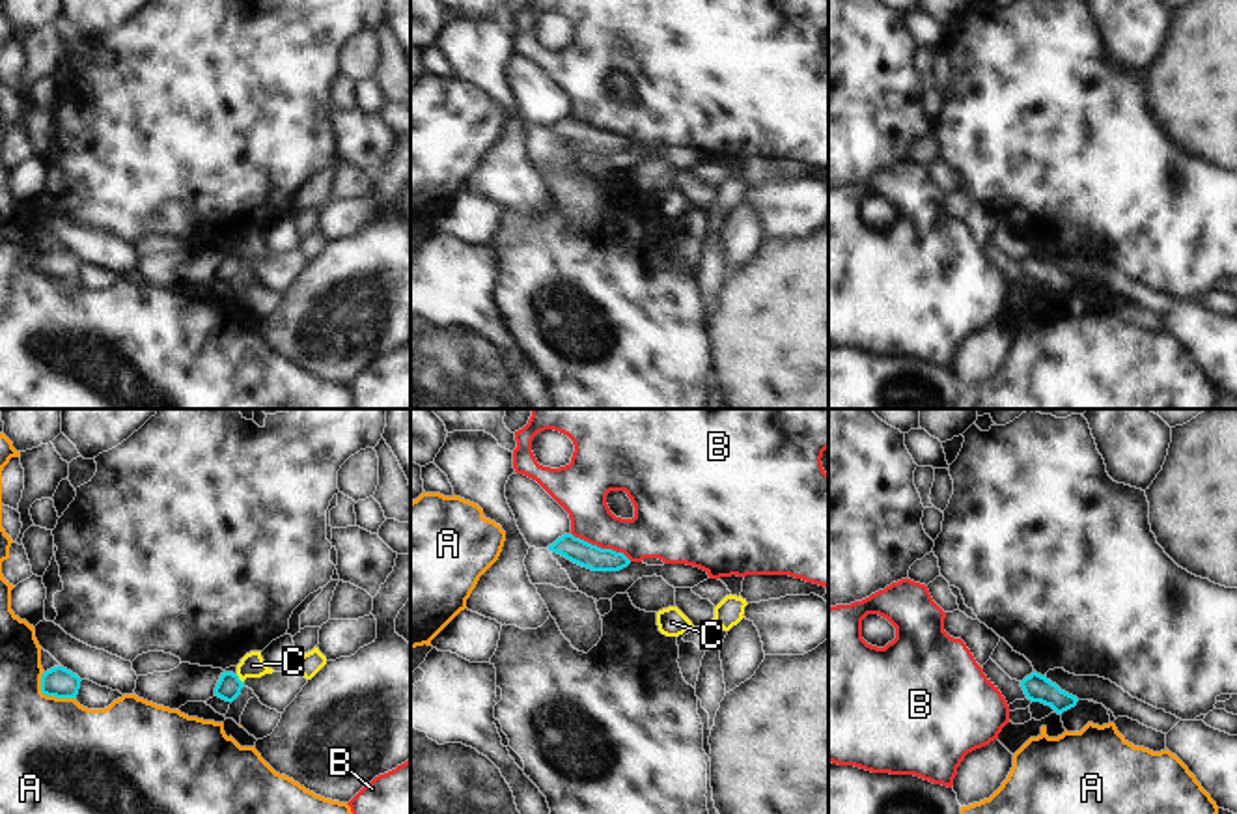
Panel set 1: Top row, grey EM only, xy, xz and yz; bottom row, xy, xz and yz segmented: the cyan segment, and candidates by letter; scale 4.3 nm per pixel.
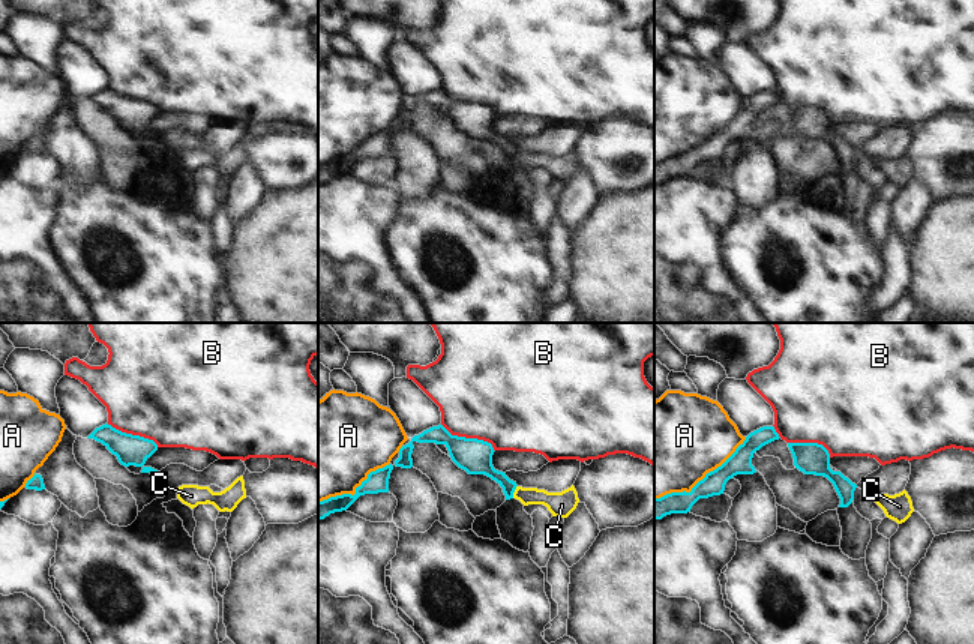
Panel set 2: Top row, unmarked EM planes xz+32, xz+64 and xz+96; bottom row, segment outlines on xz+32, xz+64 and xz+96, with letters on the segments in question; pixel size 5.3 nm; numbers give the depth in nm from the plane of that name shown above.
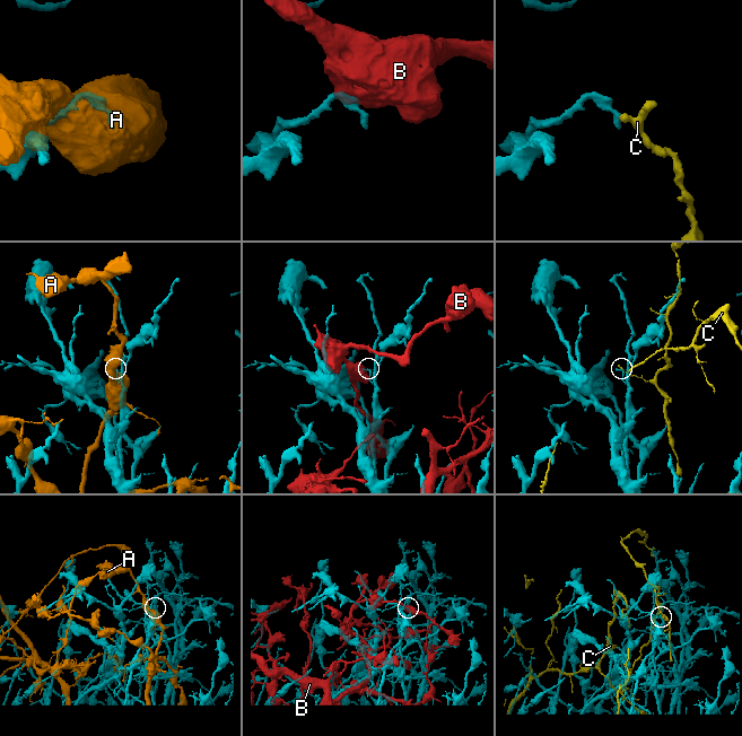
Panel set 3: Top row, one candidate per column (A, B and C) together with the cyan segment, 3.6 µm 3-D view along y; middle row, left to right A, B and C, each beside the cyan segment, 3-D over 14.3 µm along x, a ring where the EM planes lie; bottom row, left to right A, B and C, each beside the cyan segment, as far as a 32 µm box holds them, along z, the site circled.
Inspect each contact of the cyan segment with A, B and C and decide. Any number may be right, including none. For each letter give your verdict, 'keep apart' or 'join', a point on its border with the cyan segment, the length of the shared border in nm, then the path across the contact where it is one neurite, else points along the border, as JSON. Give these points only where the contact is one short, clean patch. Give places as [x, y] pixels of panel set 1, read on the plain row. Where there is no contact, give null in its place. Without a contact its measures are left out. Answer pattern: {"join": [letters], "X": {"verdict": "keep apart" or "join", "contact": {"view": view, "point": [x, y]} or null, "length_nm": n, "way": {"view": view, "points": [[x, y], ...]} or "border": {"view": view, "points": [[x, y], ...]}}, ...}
{"join": [], "A": {"verdict": "keep apart", "contact": {"view": "xy", "point": [49, 277]}, "length_nm": 190}, "B": {"verdict": "keep apart", "contact": {"view": "xz", "point": [599, 129]}, "length_nm": 300}, "C": {"verdict": "keep apart", "contact": {"view": "xy", "point": [237, 260]}, "length_nm": 50, "border": {"view": "xy", "points": [[236, 256], [241, 264]]}}}

